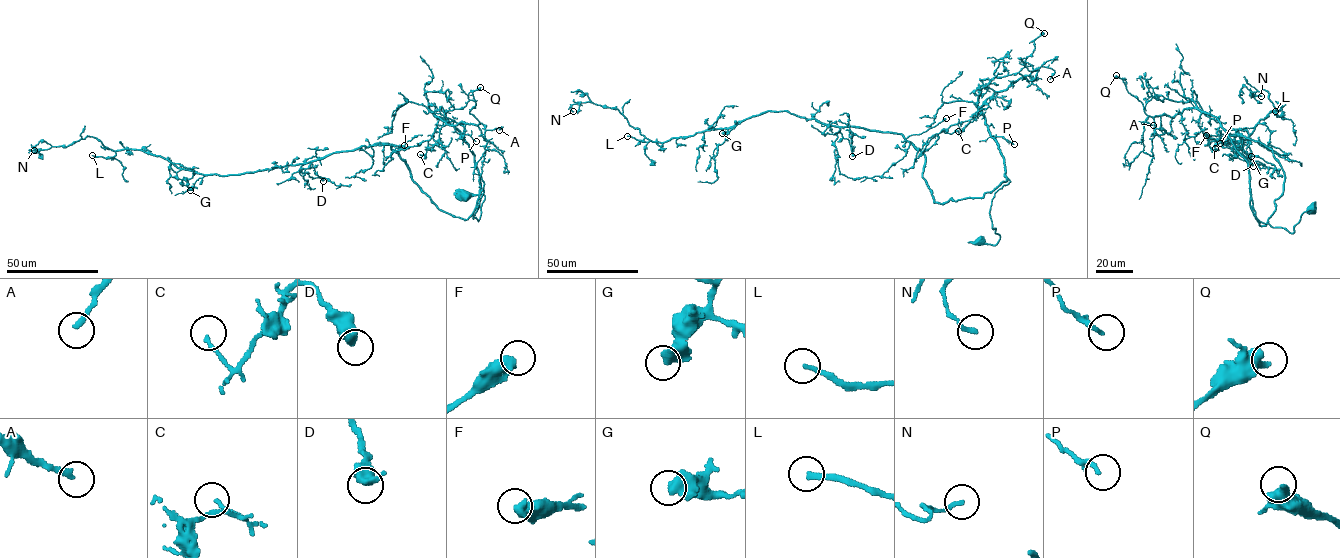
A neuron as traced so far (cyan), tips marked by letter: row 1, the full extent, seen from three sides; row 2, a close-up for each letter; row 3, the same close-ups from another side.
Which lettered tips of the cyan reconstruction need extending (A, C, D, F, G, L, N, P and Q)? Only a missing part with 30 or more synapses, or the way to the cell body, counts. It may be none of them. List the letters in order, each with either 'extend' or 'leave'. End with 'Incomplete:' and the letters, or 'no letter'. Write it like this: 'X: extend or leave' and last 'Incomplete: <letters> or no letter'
A: leave
C: leave
D: leave
F: extend
G: leave
L: extend
N: leave
P: leave
Q: leave
Incomplete: F, L

